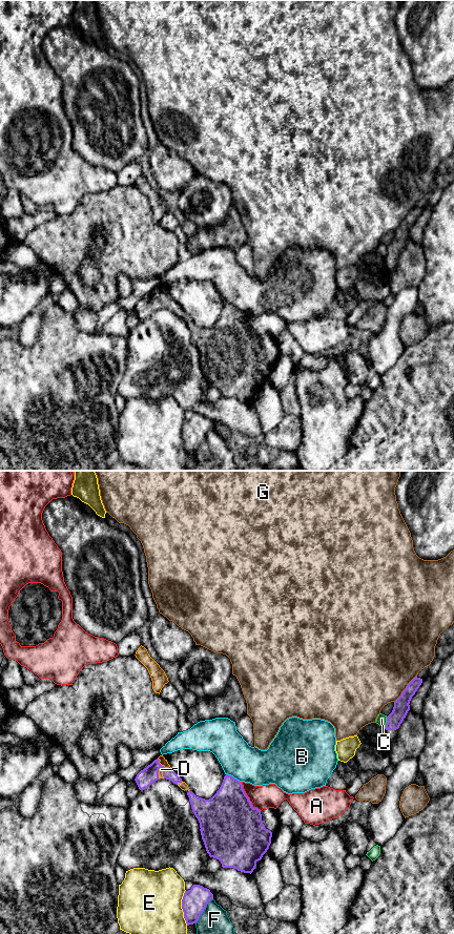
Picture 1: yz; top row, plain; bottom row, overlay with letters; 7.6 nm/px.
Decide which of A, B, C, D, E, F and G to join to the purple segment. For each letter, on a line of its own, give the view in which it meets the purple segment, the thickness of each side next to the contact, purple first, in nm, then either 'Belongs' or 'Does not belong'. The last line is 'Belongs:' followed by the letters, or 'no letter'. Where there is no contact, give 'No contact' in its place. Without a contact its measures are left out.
A: Touches purple in yz. Thickness 460 nm (purple) against 180 nm. Does not belong
B: Touches purple in yz. Thickness 320 nm (purple) against 280 nm. Does not belong
C: Touches purple in yz. Thickness 120 nm (purple) against 80 nm. Does not belong
D: Touches purple in yz. Thickness 140 nm (purple) against 30 nm. Belongs
E: Touches purple in yz. Thickness 190 nm (purple) against 480 nm. Does not belong
F: Touches purple in yz. Thickness 190 nm (purple) against 200 nm. Does not belong
G: Touches purple in yz. Thickness 120 nm (purple) against 500 nm. Does not belong
Belongs: D

